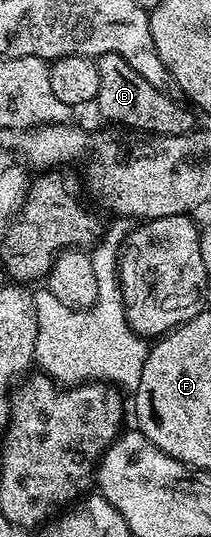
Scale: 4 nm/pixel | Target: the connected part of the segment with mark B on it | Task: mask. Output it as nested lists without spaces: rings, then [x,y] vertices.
[[[104,54],[97,57],[96,63],[100,70],[96,107],[104,119],[114,124],[123,124],[123,129],[152,136],[179,136],[195,131],[195,113],[185,103],[177,104],[171,93],[156,90],[156,86],[140,78],[140,74],[136,74],[136,70],[132,70],[132,66],[120,58],[120,54]]]

